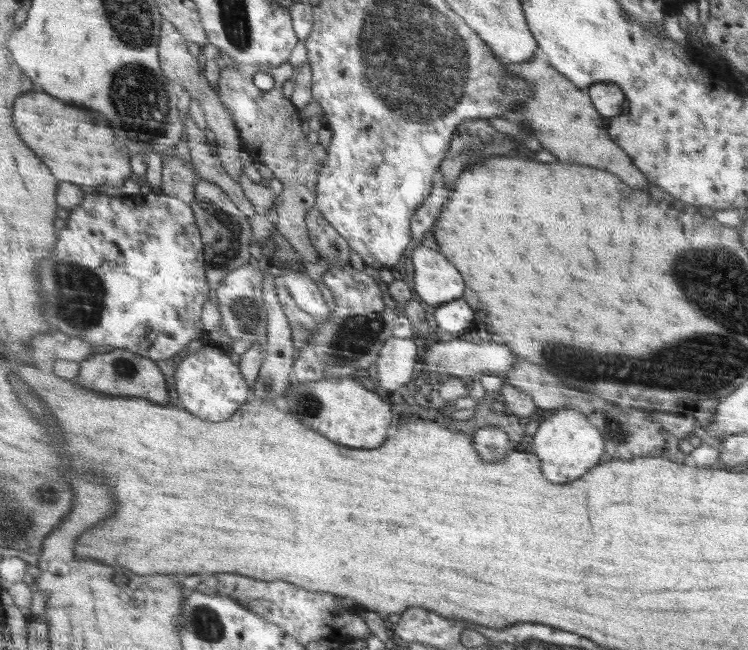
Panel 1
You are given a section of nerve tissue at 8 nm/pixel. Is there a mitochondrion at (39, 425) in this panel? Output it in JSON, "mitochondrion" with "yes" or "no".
{"mitochondrion":"no"}

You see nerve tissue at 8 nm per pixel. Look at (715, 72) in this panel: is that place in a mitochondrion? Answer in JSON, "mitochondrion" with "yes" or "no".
{"mitochondrion":"no"}

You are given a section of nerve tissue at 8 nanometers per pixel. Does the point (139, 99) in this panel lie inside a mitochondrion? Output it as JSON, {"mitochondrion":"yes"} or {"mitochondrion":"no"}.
{"mitochondrion":"yes"}

